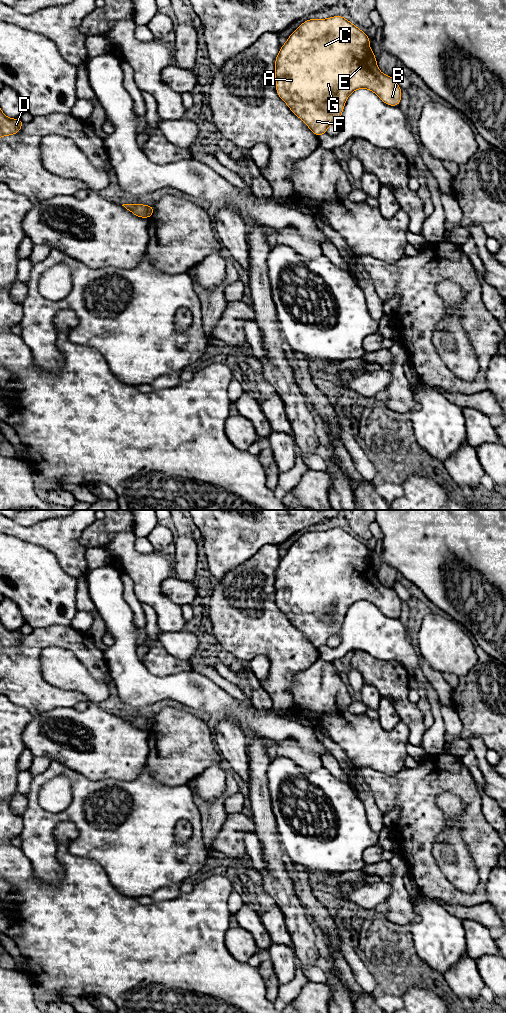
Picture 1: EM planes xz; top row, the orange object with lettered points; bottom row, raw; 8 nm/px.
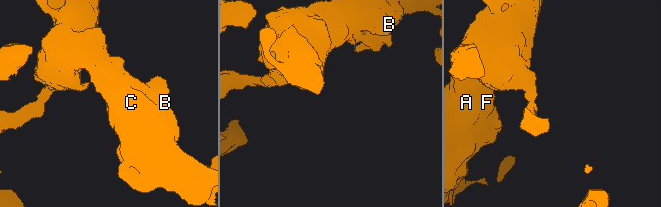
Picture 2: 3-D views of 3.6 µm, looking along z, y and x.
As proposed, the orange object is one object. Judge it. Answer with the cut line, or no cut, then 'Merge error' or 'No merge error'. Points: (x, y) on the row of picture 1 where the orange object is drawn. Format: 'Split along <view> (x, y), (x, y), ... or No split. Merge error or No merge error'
Split along xz (145, 205), (148, 217). Merge error

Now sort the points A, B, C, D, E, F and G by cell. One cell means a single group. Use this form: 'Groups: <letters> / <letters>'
Groups: A B C E F G / D

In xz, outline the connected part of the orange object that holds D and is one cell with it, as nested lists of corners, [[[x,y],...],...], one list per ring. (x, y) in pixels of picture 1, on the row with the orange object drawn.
[[[0,109],[0,137],[17,134],[23,124],[24,122],[20,118],[8,118]]]

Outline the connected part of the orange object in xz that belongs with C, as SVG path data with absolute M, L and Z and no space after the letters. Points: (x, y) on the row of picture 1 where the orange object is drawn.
M333 16L327 19L306 20L281 46L275 59L276 92L294 115L303 120L317 137L325 135L331 124L339 125L348 96L360 88L371 90L389 106L399 106L402 90L392 76L381 73L369 42L370 37L345 17Z

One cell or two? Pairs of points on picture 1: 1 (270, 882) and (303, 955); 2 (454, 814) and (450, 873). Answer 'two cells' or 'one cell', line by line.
1: one cell
2: one cell

